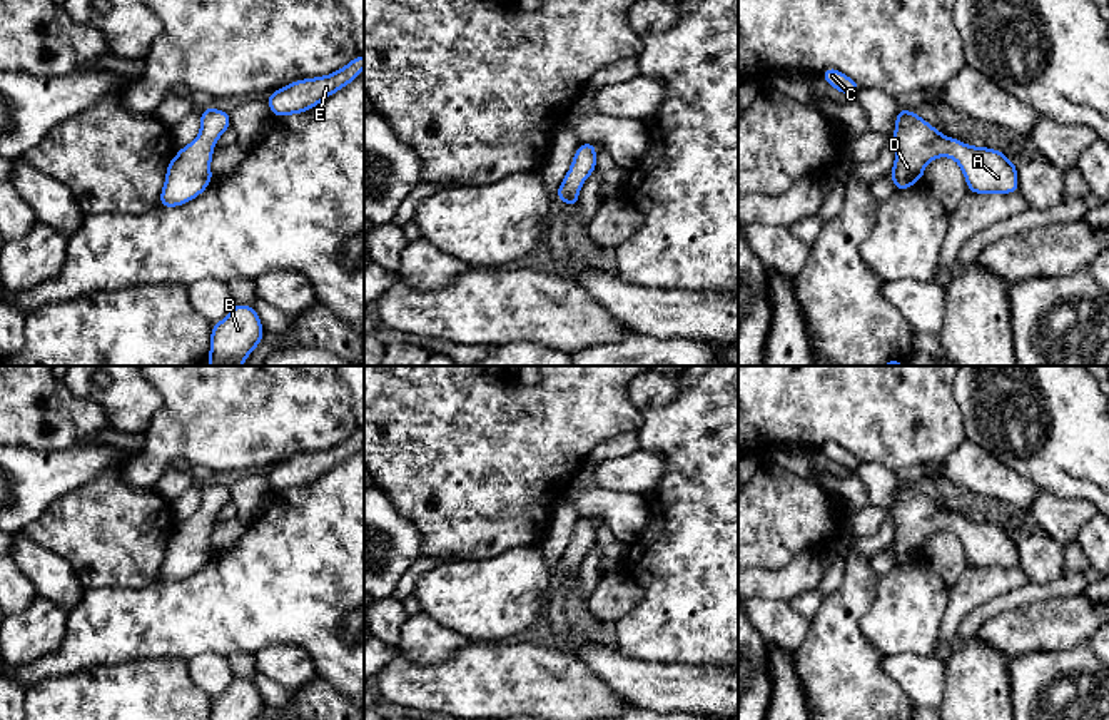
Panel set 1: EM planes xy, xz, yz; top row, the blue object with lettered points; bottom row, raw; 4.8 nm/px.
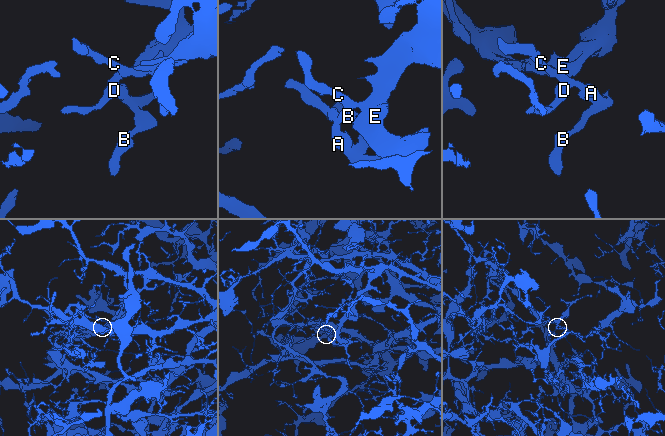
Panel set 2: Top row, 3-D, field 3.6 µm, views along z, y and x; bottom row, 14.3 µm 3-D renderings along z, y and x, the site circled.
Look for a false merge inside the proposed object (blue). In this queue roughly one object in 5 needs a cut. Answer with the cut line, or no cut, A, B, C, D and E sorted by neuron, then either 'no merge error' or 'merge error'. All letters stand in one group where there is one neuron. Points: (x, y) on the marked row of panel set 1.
no cut; A B C D E; no merge error

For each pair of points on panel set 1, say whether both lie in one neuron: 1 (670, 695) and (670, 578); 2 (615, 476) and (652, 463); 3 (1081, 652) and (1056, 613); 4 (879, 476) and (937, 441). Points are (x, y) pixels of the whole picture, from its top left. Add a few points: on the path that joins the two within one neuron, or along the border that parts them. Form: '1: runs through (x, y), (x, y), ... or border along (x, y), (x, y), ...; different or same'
1: border along (632, 657), (650, 662), (708, 667); different
2: runs through (623, 475), (637, 473), (643, 468); same
3: border along (1088, 640), (1079, 640), (1056, 650), (1038, 652); different
4: border along (860, 460), (886, 465), (892, 471); different

